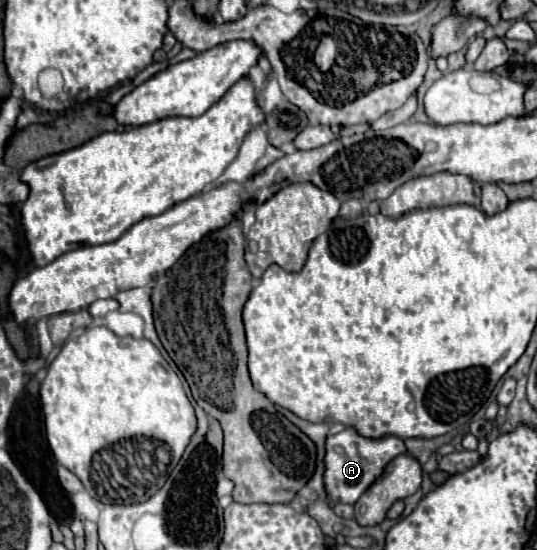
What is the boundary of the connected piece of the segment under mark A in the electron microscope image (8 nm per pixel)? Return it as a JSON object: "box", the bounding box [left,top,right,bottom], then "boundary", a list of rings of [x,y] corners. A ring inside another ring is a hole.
{"box":[324,428,406,504],"boundary":[[[346,428],[340,434],[328,436],[326,440],[326,472],[324,472],[324,484],[328,492],[328,502],[344,502],[344,504],[354,504],[362,492],[384,472],[386,464],[398,456],[406,454],[406,446],[400,438],[396,436],[382,436],[378,440],[366,438],[358,434],[354,428]]]}

